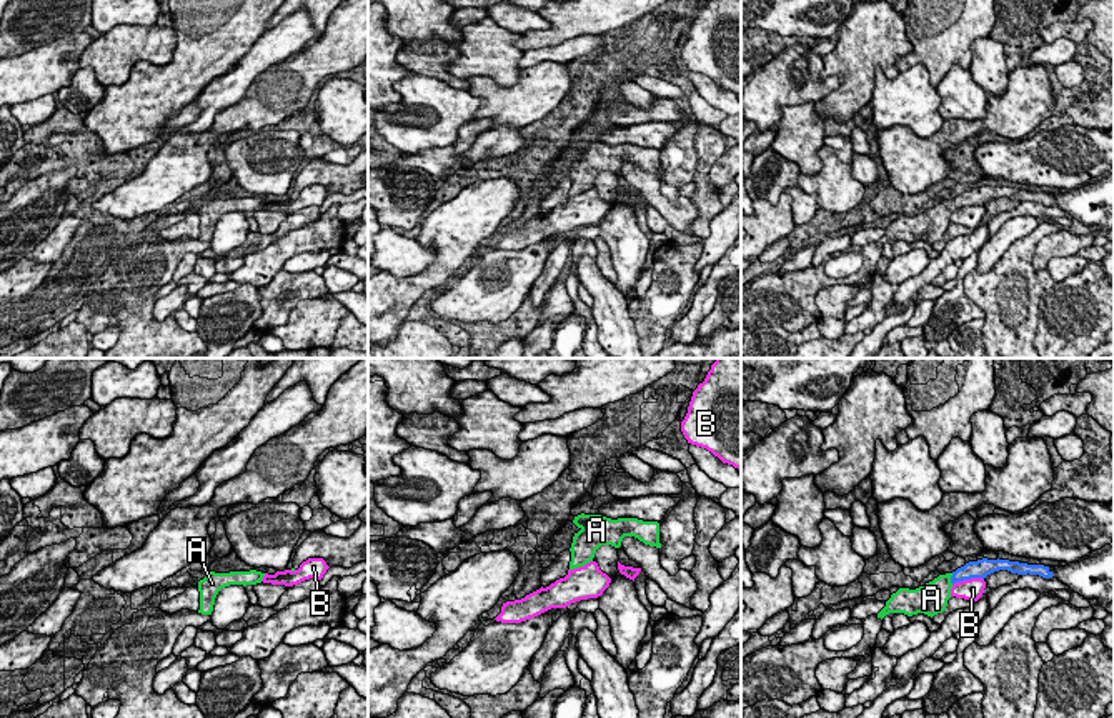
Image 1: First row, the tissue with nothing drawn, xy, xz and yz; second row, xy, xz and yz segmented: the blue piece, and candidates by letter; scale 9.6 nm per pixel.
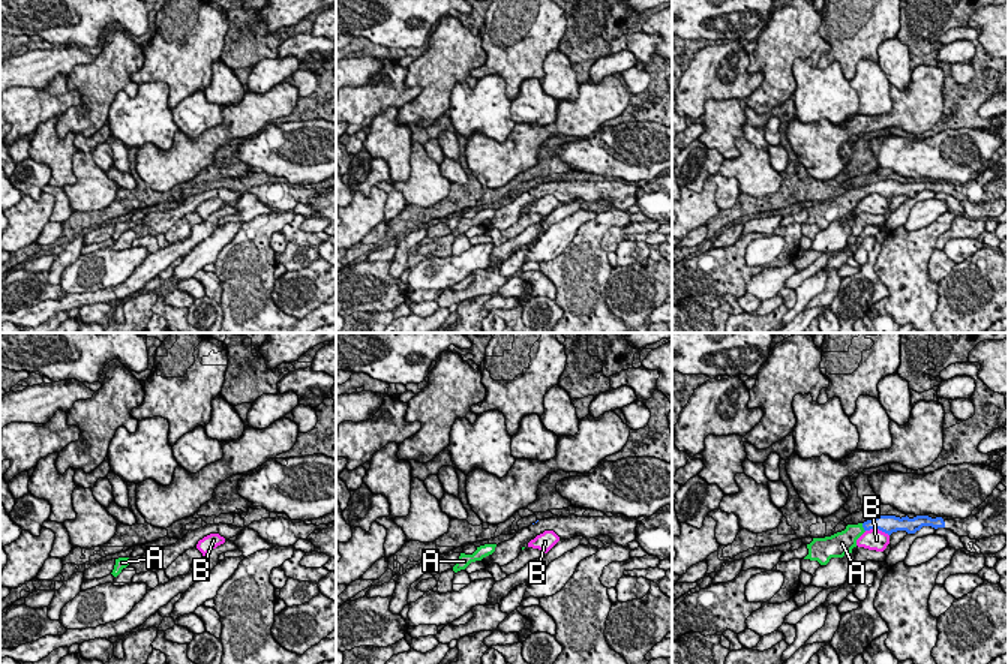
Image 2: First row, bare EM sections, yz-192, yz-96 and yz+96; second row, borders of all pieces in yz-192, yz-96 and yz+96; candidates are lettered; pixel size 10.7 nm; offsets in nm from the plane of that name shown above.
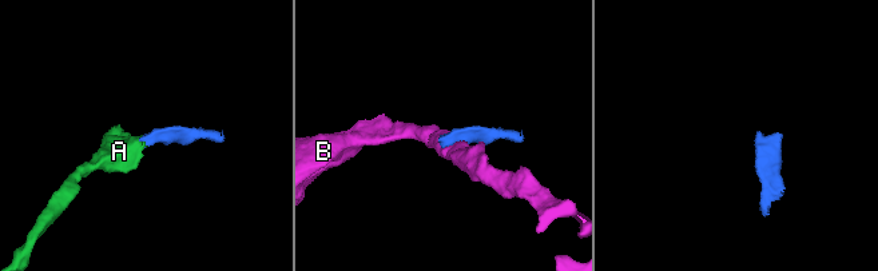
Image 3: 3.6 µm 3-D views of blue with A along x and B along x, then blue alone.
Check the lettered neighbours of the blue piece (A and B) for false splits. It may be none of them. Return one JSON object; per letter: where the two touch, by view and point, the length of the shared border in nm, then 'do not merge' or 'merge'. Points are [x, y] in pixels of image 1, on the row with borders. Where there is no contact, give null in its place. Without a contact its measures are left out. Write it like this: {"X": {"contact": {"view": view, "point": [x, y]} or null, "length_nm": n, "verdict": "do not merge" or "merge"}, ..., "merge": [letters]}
{"A": {"contact": {"view": "yz", "point": [951, 578]}, "length_nm": 110, "verdict": "merge"}, "B": {"contact": {"view": "yz", "point": [968, 578]}, "length_nm": 320, "verdict": "do not merge"}, "merge": ["A"]}

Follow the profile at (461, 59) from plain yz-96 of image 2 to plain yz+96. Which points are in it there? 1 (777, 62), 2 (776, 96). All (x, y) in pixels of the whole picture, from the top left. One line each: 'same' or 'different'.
1: same
2: same

